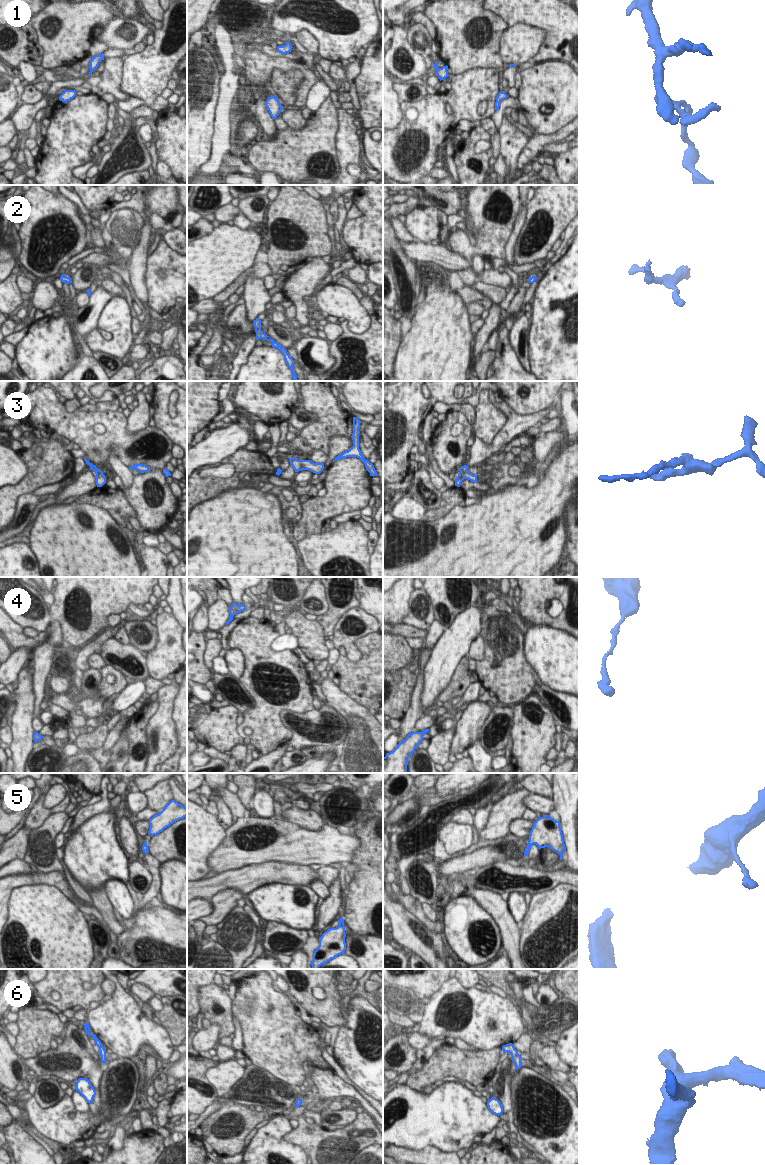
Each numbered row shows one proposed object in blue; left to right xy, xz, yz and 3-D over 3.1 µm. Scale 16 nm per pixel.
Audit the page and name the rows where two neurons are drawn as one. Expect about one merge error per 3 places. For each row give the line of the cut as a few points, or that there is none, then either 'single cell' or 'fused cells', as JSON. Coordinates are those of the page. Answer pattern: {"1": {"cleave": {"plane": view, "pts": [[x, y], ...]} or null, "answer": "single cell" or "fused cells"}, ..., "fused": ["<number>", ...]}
{"1": {"cleave": null, "answer": "single cell"}, "2": {"cleave": null, "answer": "single cell"}, "3": {"cleave": null, "answer": "single cell"}, "4": {"cleave": null, "answer": "single cell"}, "5": {"cleave": null, "answer": "single cell"}, "6": {"cleave": null, "answer": "single cell"}, "fused": []}

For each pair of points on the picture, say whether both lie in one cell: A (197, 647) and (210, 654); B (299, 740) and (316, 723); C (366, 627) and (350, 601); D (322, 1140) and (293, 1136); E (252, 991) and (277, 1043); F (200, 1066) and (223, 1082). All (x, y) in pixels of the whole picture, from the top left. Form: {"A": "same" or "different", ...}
{"A": "different", "B": "same", "C": "different", "D": "same", "E": "same", "F": "different"}

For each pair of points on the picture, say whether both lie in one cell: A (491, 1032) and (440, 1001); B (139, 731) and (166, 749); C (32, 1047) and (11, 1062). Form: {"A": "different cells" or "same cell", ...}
{"A": "same cell", "B": "different cells", "C": "different cells"}

